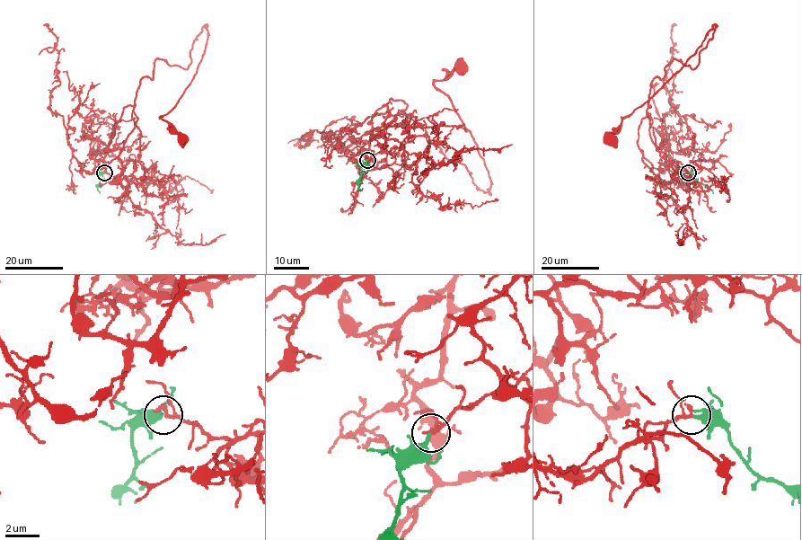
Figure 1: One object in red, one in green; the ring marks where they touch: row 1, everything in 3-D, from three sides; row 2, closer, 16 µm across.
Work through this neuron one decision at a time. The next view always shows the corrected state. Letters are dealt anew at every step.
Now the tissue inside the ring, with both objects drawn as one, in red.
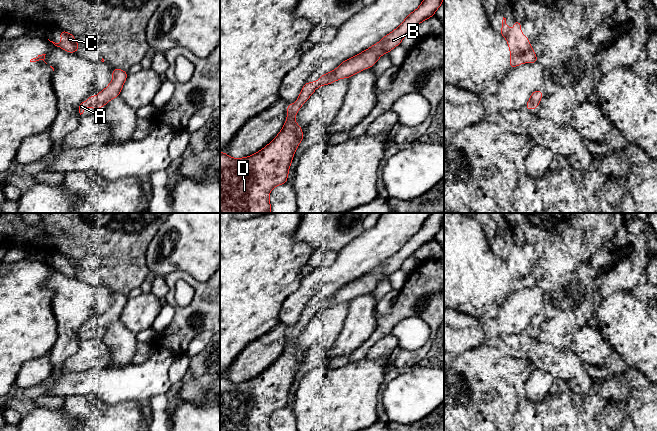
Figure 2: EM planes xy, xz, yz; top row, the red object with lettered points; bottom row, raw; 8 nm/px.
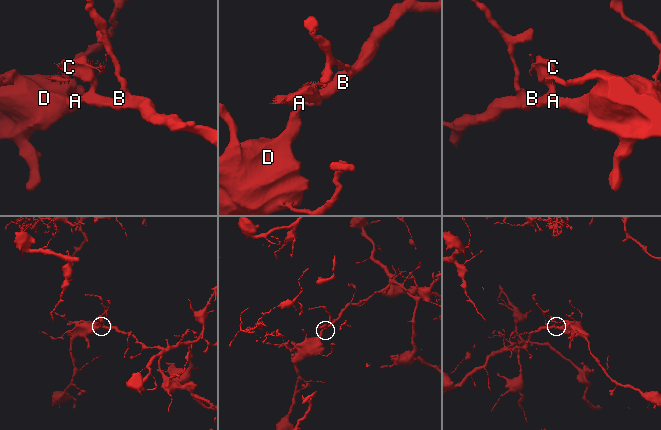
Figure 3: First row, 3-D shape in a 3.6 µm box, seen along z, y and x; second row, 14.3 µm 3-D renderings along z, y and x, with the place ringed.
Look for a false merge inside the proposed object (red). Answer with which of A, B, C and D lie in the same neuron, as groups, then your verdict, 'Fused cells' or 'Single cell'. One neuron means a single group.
Groups: A B C D. Single cell

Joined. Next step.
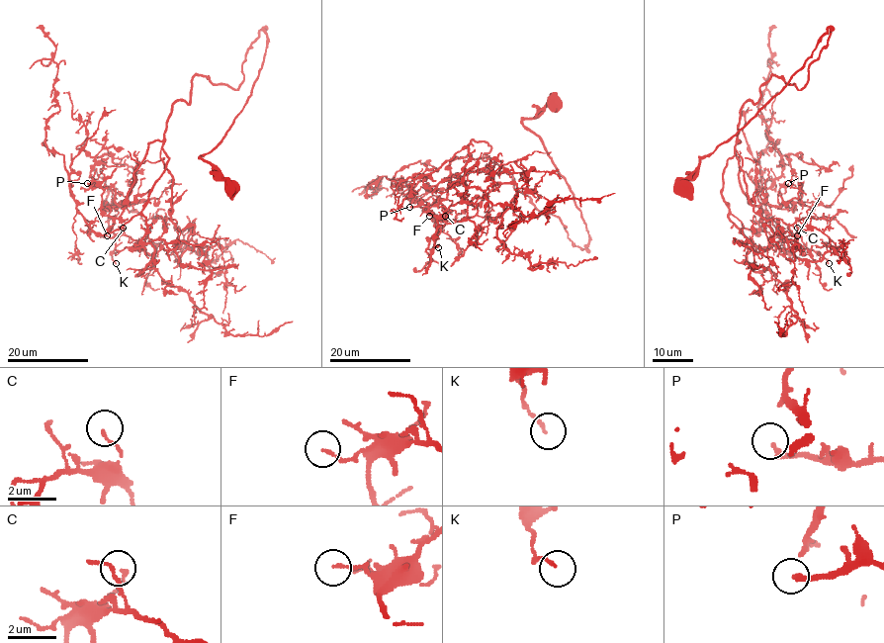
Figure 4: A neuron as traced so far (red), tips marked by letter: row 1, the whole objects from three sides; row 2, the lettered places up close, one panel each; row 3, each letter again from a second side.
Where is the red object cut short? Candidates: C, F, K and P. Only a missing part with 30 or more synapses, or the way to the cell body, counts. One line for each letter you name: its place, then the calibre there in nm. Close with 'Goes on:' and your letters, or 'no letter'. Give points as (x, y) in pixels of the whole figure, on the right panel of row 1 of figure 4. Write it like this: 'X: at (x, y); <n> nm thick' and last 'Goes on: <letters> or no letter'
P: at (788, 183); 200 nm thick
Goes on: P

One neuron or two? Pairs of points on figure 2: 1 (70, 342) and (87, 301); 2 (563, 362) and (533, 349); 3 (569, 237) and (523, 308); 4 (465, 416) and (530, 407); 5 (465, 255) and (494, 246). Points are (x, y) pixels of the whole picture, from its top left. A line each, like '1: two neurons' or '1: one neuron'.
1: one neuron
2: one neuron
3: two neurons
4: two neurons
5: two neurons

